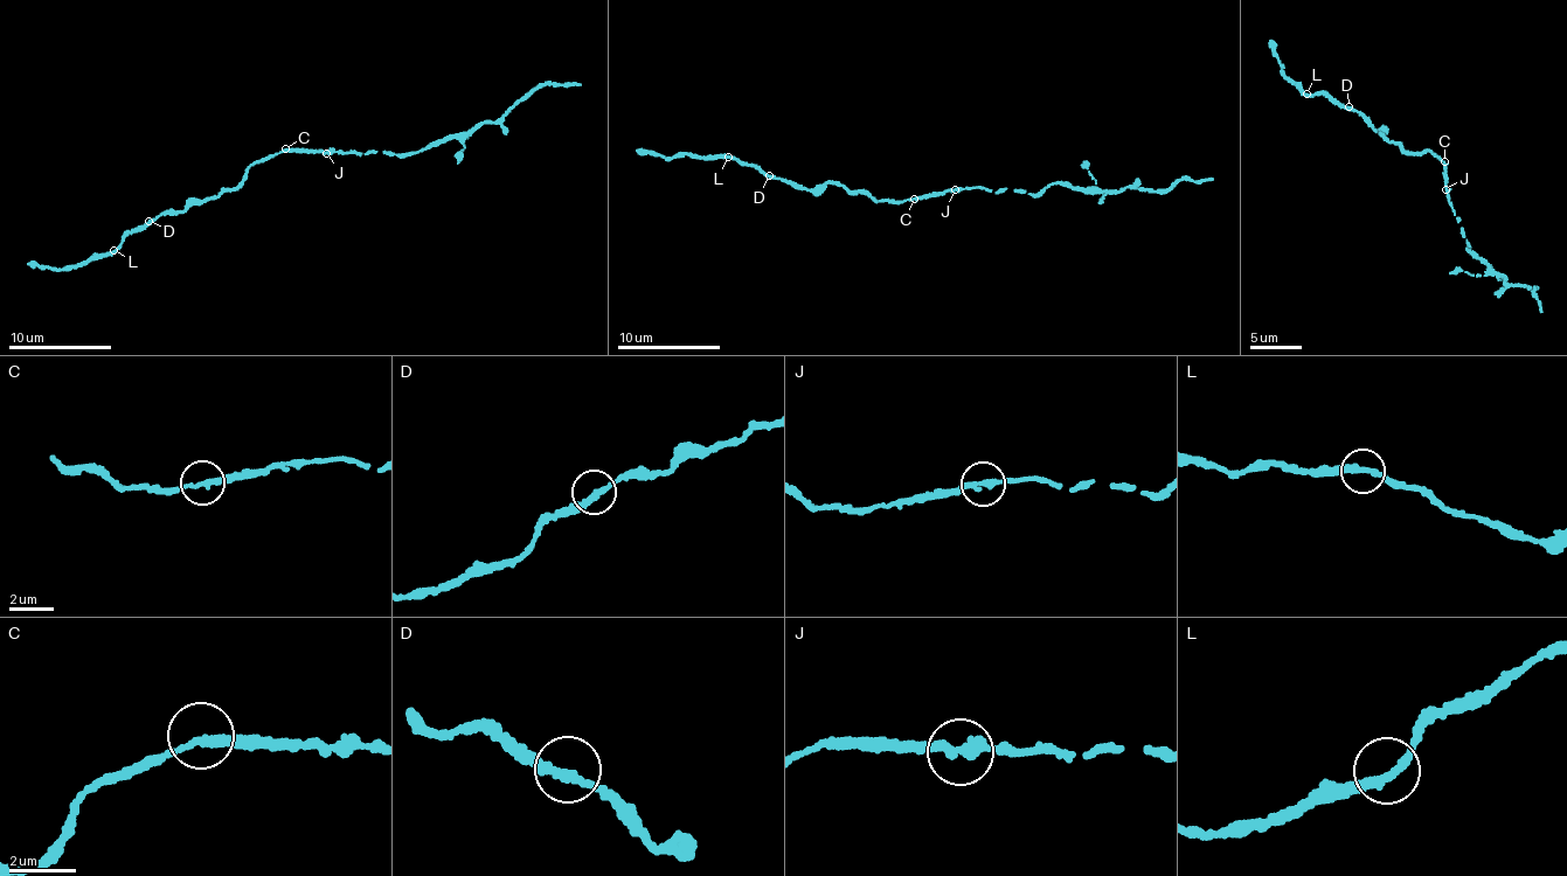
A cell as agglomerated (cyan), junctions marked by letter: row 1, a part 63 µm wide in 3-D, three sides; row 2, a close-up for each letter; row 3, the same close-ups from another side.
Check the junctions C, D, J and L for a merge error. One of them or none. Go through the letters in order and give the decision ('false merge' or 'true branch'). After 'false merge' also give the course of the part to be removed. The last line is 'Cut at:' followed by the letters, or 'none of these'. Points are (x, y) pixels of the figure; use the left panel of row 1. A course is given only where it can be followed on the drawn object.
C: true branch
D: true branch
J: true branch
L: true branch
Cut at: none of these

